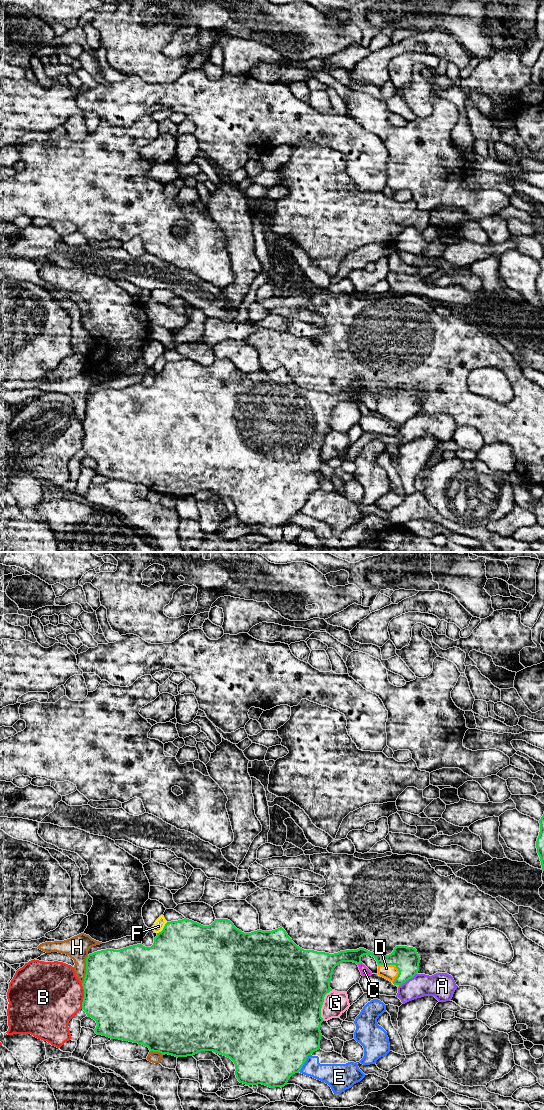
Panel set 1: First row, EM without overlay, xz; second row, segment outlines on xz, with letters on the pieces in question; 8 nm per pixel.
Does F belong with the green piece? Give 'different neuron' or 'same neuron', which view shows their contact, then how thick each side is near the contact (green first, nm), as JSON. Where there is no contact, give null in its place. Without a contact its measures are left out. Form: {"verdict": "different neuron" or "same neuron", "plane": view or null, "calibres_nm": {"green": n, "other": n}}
{"verdict": "different neuron", "plane": "xz", "calibres_nm": {"green": 500, "other": 90}}

